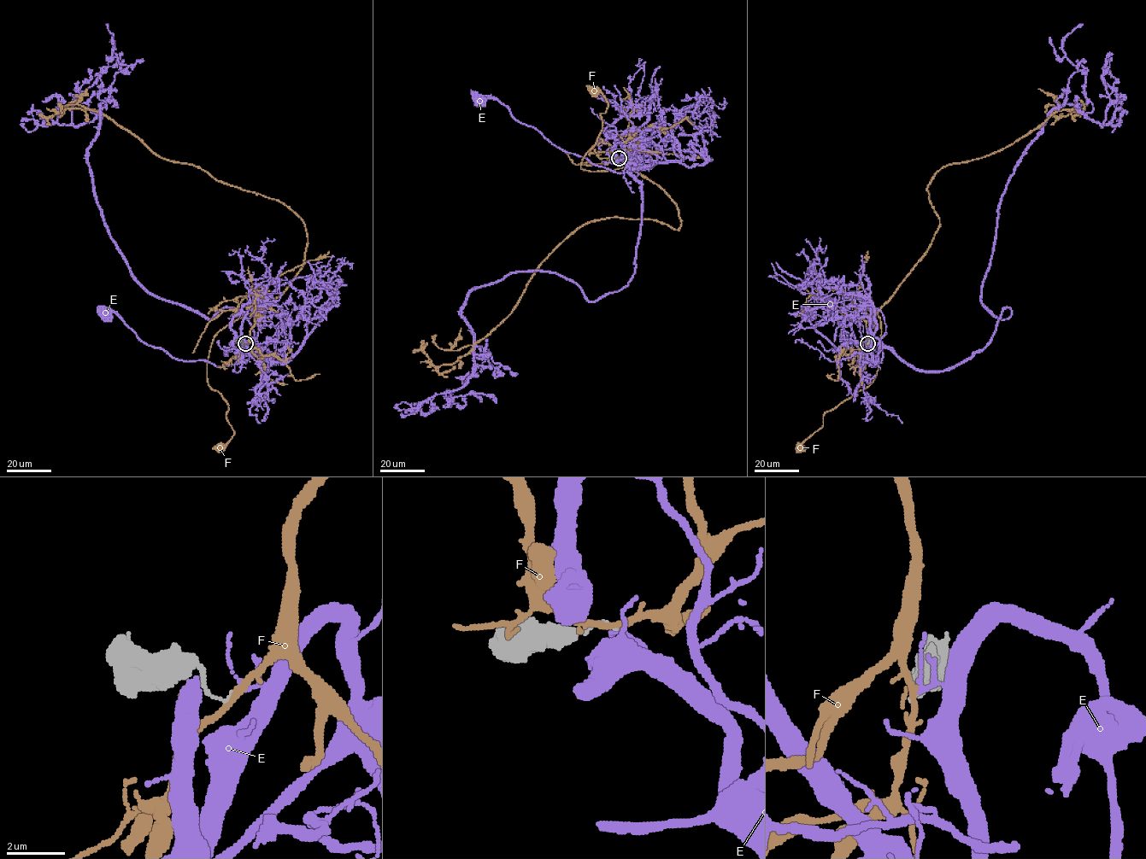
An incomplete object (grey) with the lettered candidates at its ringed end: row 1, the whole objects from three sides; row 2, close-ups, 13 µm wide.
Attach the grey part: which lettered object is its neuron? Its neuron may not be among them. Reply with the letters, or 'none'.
E

